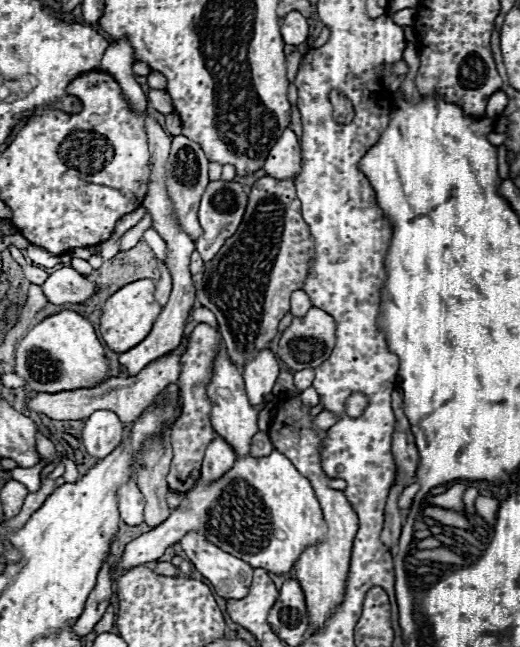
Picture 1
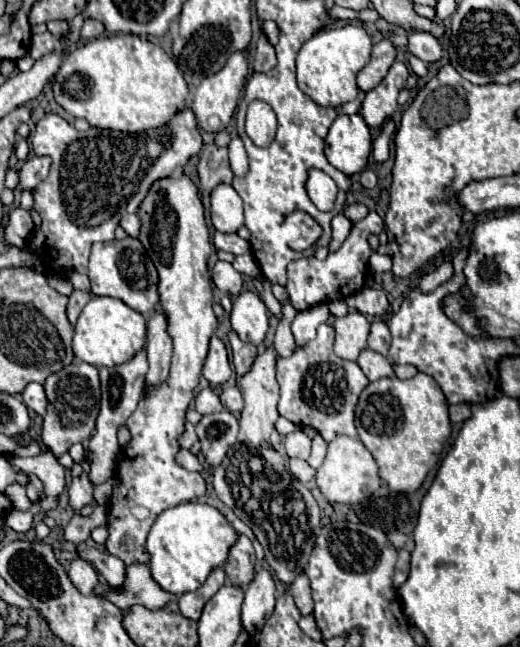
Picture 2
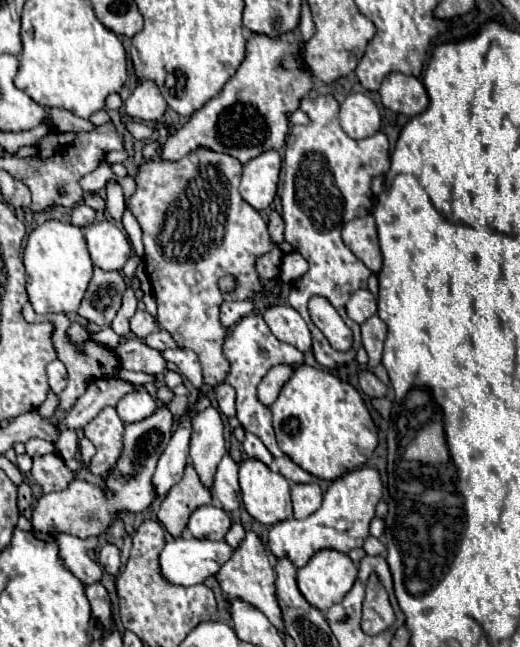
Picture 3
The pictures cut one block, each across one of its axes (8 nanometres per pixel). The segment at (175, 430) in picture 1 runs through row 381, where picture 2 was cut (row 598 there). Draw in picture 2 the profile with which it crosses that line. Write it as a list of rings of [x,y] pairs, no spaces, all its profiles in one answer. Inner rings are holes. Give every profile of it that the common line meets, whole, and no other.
[[[216,568],[212,570],[212,574],[208,576],[208,580],[194,592],[186,592],[186,594],[180,594],[178,596],[178,606],[180,606],[180,612],[190,618],[190,620],[198,620],[200,614],[202,614],[202,608],[204,604],[226,584],[226,574],[222,568]]]

